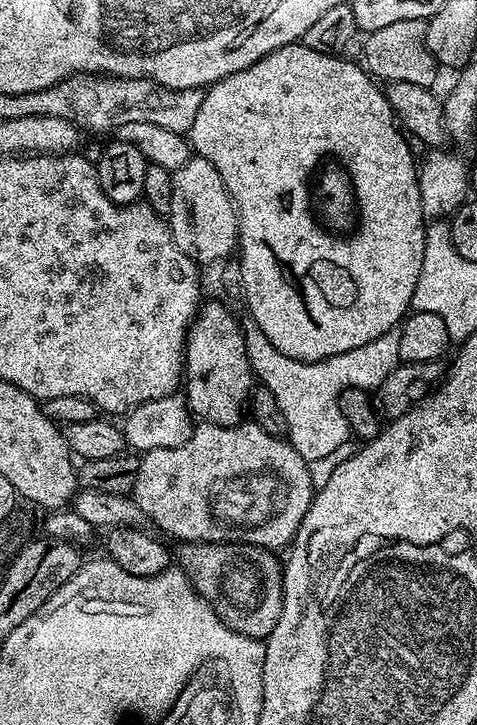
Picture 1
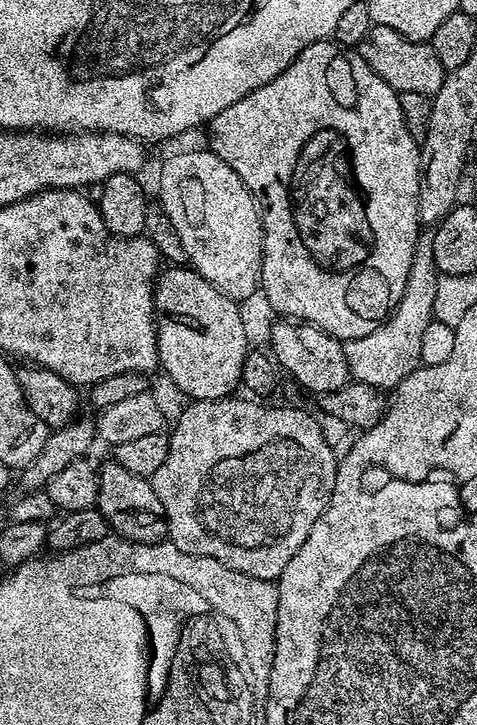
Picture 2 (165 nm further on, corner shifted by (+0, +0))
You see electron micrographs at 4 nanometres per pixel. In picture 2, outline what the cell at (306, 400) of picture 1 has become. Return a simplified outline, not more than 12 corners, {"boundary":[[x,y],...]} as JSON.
{"boundary":[[422,232],[404,296],[370,334],[343,341],[346,362],[380,364],[381,389],[421,367],[438,273]]}

